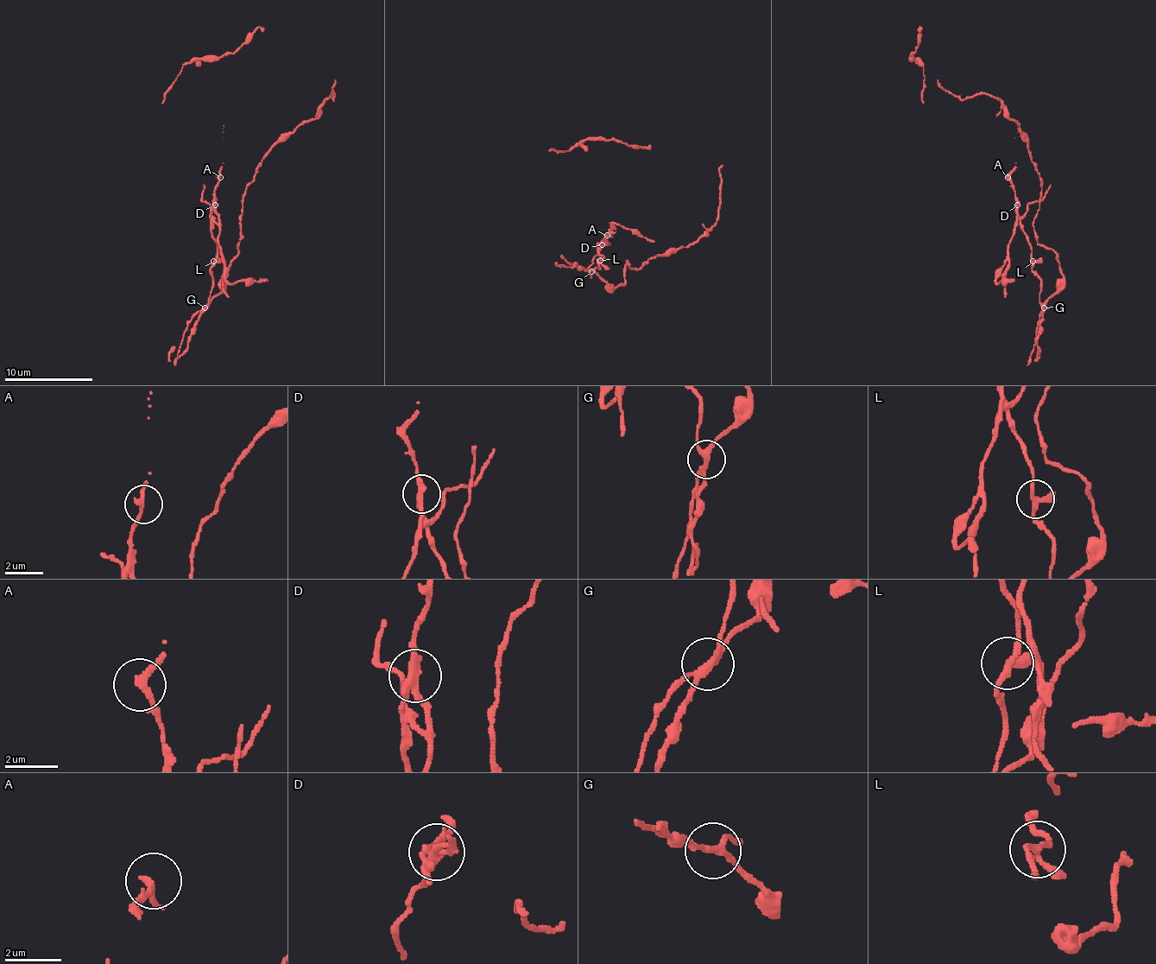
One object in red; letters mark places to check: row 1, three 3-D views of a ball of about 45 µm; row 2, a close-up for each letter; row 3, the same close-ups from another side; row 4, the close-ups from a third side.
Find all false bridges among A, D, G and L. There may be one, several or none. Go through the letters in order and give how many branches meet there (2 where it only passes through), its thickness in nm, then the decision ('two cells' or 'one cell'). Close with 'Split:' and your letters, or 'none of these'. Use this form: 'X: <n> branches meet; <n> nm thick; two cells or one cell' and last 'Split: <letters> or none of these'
A: 2 branches meet; 240 nm thick; one cell
D: 3 branches meet; 260 nm thick; two cells
G: 4 branches meet; 240 nm thick; two cells
L: 3 branches meet; 240 nm thick; one cell
Split: D, G

